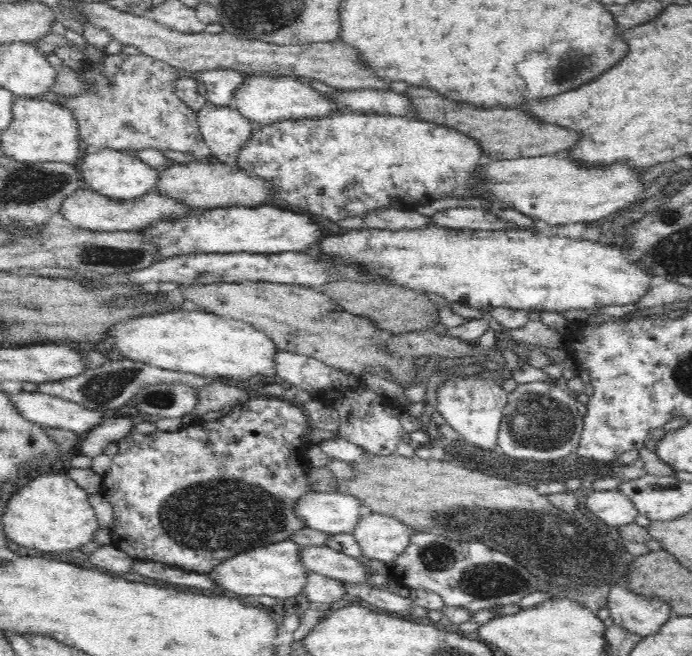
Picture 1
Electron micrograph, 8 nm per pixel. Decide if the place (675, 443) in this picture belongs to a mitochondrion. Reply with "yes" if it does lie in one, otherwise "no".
no

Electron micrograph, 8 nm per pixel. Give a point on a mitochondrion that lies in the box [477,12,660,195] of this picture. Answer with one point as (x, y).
(568, 68)

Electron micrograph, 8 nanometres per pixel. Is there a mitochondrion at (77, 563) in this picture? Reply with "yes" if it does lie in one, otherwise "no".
no

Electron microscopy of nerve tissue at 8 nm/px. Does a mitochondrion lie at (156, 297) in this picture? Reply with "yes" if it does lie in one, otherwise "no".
no

